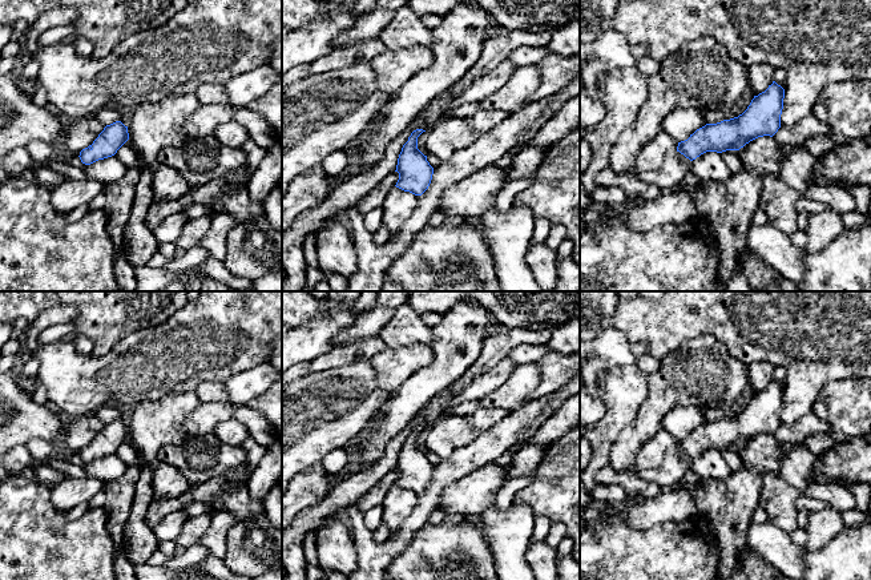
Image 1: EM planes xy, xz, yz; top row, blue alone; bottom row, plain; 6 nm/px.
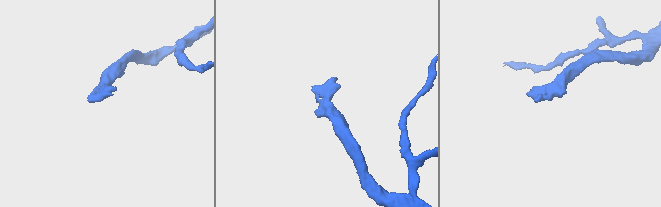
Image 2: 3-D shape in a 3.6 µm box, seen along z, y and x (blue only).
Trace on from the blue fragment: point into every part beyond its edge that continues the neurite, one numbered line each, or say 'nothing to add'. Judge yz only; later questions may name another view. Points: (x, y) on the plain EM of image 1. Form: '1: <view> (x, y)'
1: yz (676, 464)

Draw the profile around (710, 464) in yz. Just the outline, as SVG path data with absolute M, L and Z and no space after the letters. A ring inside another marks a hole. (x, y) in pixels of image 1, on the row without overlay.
M706 450L690 459L687 471L705 479L727 479L733 474L717 450Z

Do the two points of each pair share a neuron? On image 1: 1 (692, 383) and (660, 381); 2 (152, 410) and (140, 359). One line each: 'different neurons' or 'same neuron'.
1: same neuron
2: different neurons

